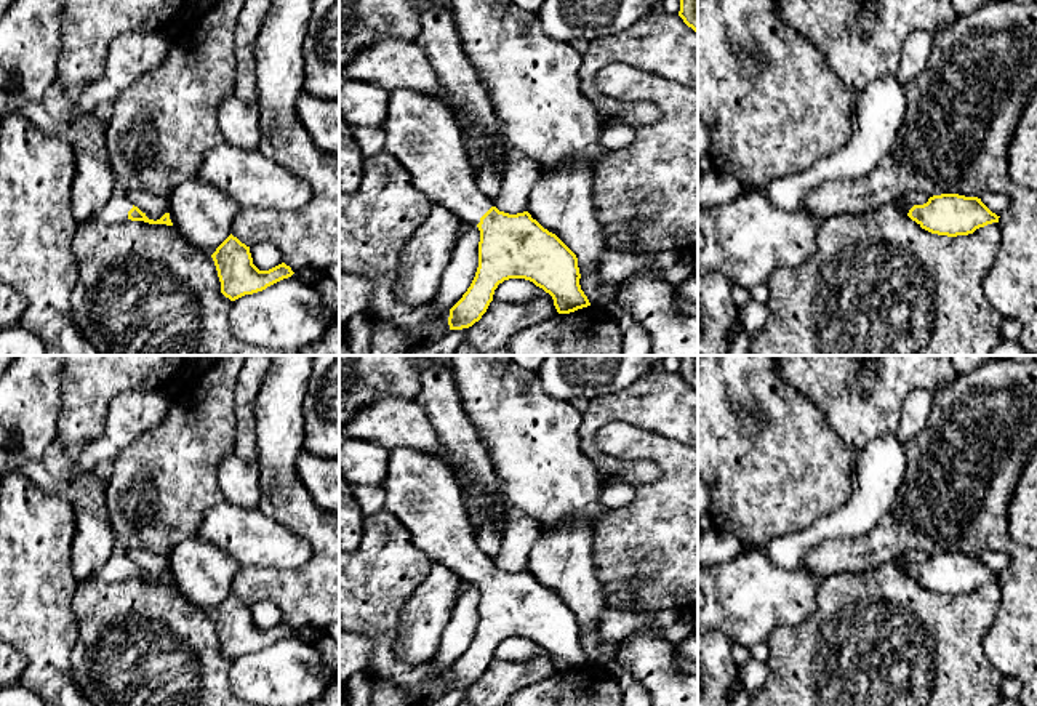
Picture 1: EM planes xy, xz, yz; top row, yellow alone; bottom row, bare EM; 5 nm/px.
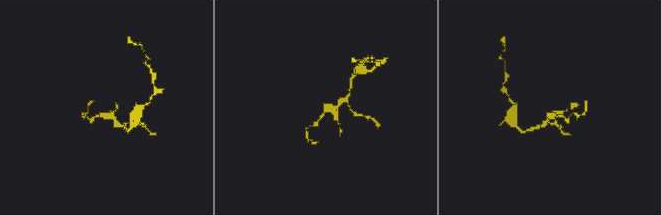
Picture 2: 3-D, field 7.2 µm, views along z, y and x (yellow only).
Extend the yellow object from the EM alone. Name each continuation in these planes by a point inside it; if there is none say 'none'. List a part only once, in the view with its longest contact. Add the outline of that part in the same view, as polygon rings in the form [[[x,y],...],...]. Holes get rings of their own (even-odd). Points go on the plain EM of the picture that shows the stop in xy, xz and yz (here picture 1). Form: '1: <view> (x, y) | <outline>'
1: xz (421, 490) | [[[395,448],[390,451],[387,475],[381,487],[386,491],[384,509],[408,528],[414,548],[434,562],[458,572],[462,581],[475,584],[480,581],[491,564],[478,549],[462,488],[445,459],[414,448]]]

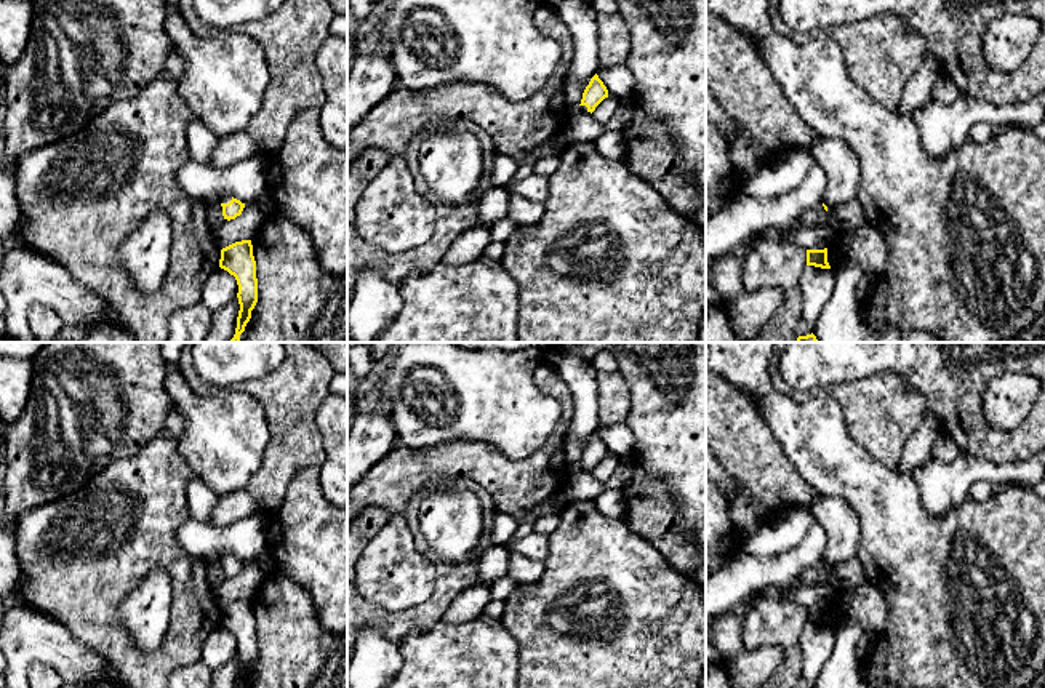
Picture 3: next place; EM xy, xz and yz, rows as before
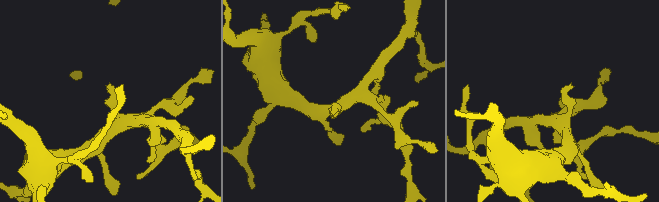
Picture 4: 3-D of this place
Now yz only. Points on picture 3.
1: yz (839, 519) | [[[816,496],[811,506],[816,522],[827,531],[827,547],[823,562],[832,573],[837,565],[858,555],[861,518],[855,509],[839,496]]]

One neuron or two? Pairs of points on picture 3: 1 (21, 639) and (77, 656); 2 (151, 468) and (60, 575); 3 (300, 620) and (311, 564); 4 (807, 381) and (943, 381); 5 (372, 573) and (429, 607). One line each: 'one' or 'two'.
1: one
2: one
3: two
4: one
5: two

